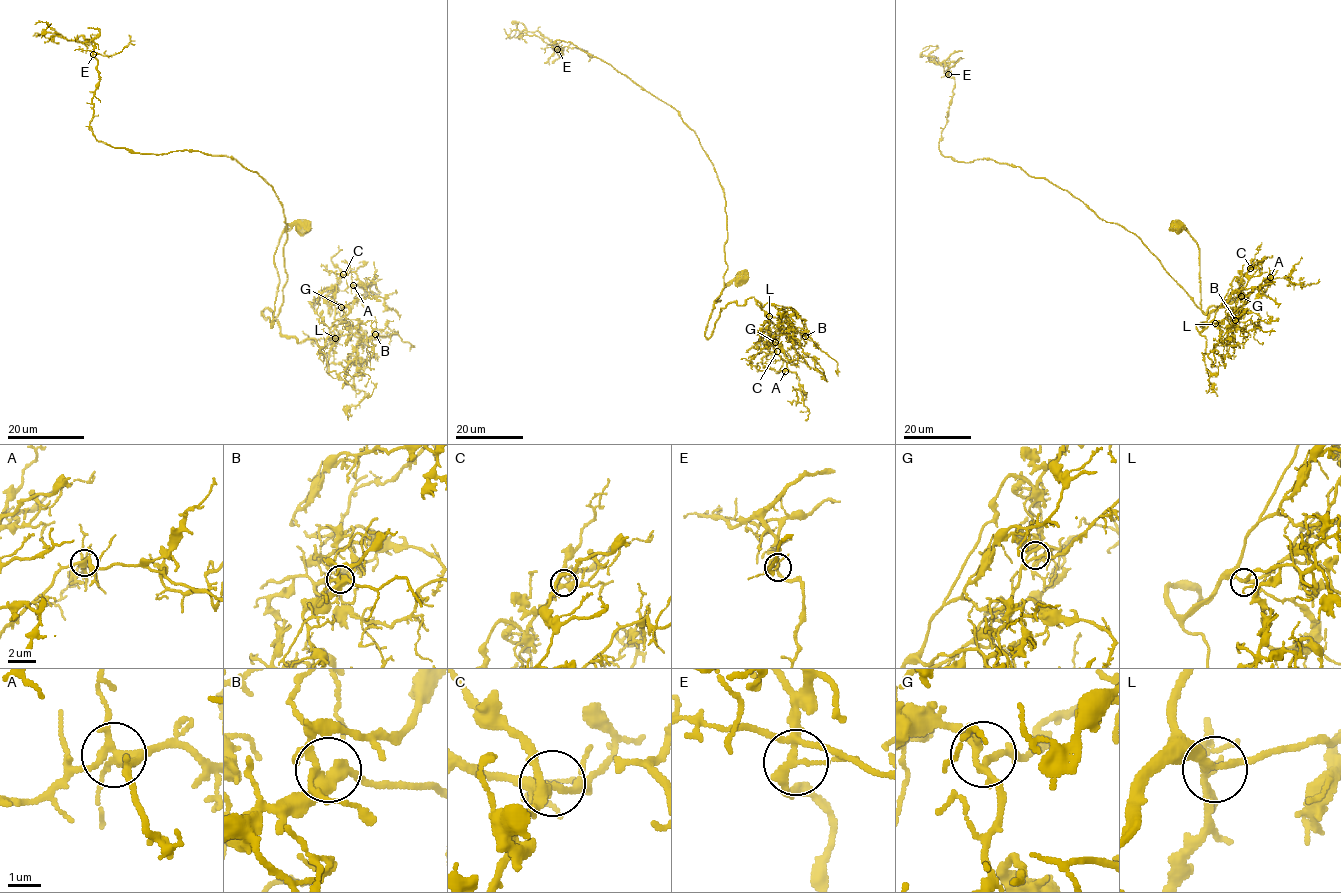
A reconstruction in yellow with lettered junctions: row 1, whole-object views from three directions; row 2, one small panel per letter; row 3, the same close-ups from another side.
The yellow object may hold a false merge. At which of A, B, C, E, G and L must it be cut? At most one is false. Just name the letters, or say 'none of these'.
E

